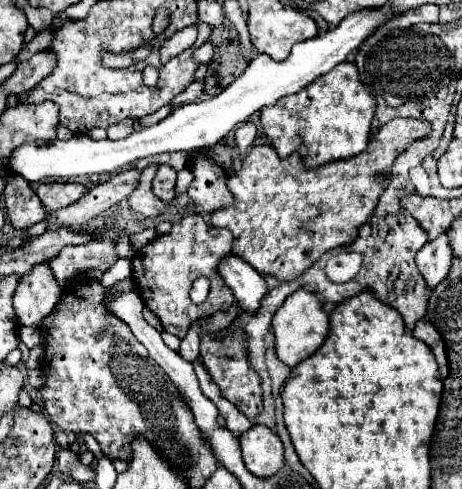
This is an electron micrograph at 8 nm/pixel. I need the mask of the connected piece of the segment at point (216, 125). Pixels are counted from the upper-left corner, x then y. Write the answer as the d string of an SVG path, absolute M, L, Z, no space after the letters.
M363 9L357 13L351 13L341 25L335 29L329 29L309 41L297 43L291 49L291 55L285 61L275 61L269 55L257 55L249 63L249 67L239 75L227 89L223 89L219 95L175 107L169 117L159 121L153 127L133 131L129 137L119 141L95 141L87 135L73 135L71 139L53 139L53 141L29 141L17 149L13 149L13 157L9 157L9 169L15 175L21 175L23 179L31 183L39 183L47 177L53 179L69 179L79 175L91 175L91 173L111 173L119 167L125 167L137 159L169 153L169 151L183 151L189 153L193 149L211 147L217 141L225 139L235 127L249 121L249 117L263 107L275 105L281 97L293 95L301 89L305 89L311 81L315 81L319 75L329 73L335 65L345 61L349 55L353 55L359 45L377 31L379 25L389 21L395 13L389 9Z

